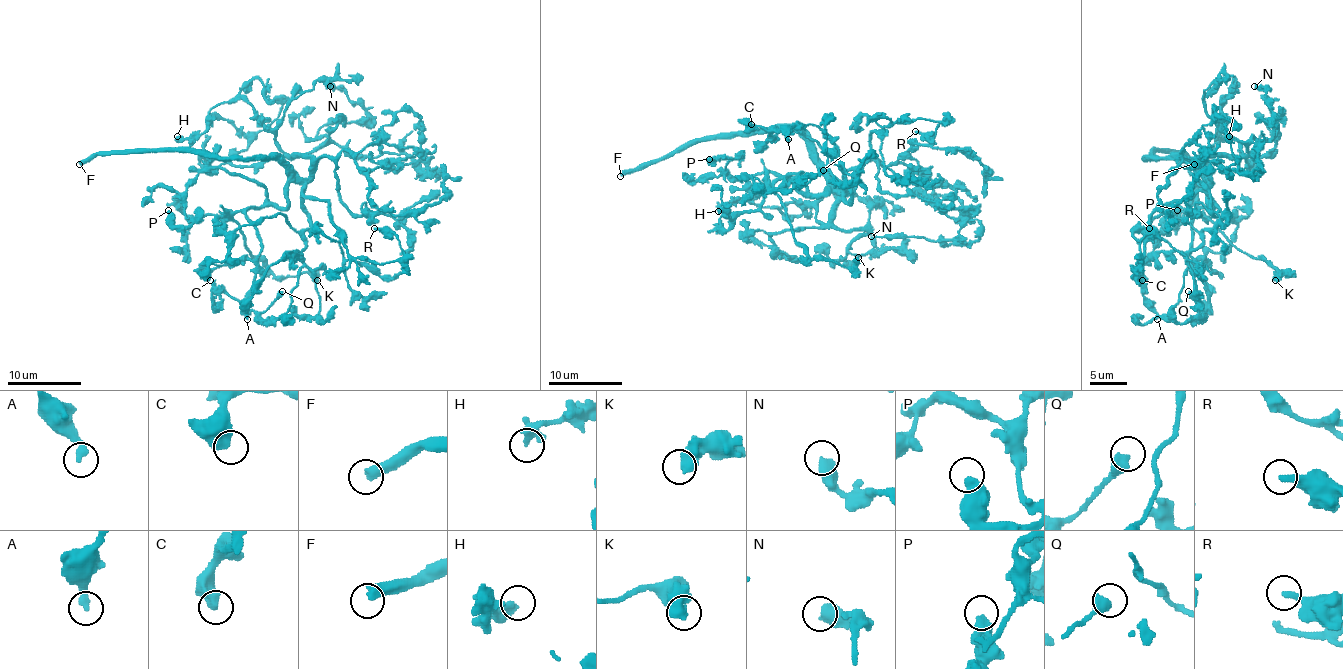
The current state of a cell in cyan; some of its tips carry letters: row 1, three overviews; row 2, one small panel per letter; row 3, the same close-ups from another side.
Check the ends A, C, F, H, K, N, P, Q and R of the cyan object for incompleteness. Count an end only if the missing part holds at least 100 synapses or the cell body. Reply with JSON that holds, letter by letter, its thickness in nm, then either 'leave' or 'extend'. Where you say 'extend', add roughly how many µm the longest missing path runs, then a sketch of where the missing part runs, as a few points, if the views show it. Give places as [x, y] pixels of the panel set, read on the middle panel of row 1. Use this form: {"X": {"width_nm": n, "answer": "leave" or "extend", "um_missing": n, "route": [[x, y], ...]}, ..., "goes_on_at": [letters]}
{"A": {"width_nm": 340, "answer": "leave"}, "C": {"width_nm": 600, "answer": "leave"}, "F": {"width_nm": 440, "answer": "extend", "um_missing": 120}, "H": {"width_nm": 440, "answer": "leave"}, "K": {"width_nm": 650, "answer": "leave"}, "N": {"width_nm": 600, "answer": "leave"}, "P": {"width_nm": 500, "answer": "leave"}, "Q": {"width_nm": 500, "answer": "leave"}, "R": {"width_nm": 260, "answer": "leave"}, "goes_on_at": ["F"]}

